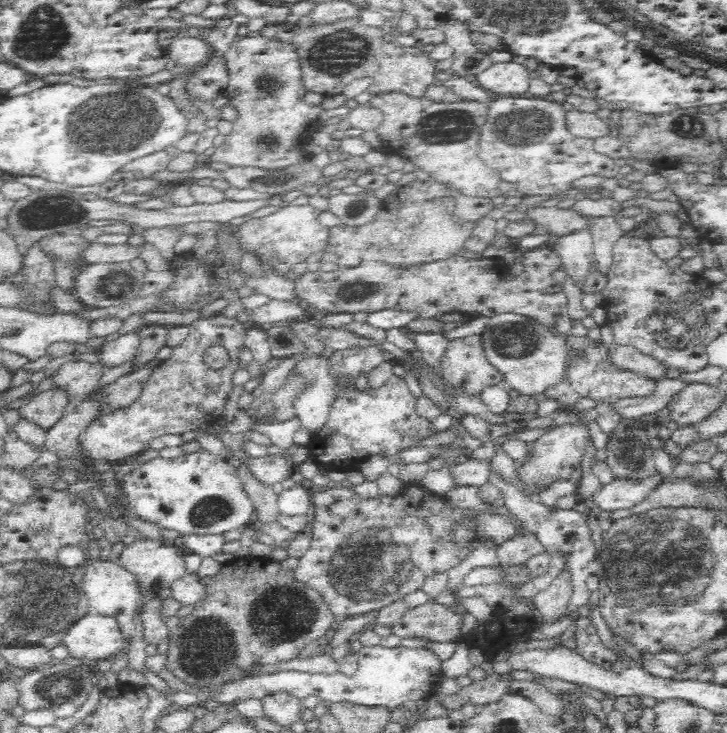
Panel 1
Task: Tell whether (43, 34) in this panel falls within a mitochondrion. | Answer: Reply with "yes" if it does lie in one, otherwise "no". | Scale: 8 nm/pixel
yes

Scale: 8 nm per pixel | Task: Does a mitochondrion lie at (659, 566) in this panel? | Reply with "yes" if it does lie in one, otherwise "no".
yes

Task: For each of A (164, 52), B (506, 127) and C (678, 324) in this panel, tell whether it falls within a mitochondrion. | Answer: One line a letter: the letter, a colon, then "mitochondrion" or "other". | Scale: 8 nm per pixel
A: other
B: mitochondrion
C: mitochondrion

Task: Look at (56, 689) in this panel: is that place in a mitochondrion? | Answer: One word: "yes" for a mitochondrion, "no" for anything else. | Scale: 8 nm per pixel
yes

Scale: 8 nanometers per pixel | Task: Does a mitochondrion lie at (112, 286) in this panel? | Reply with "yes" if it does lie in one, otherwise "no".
yes

